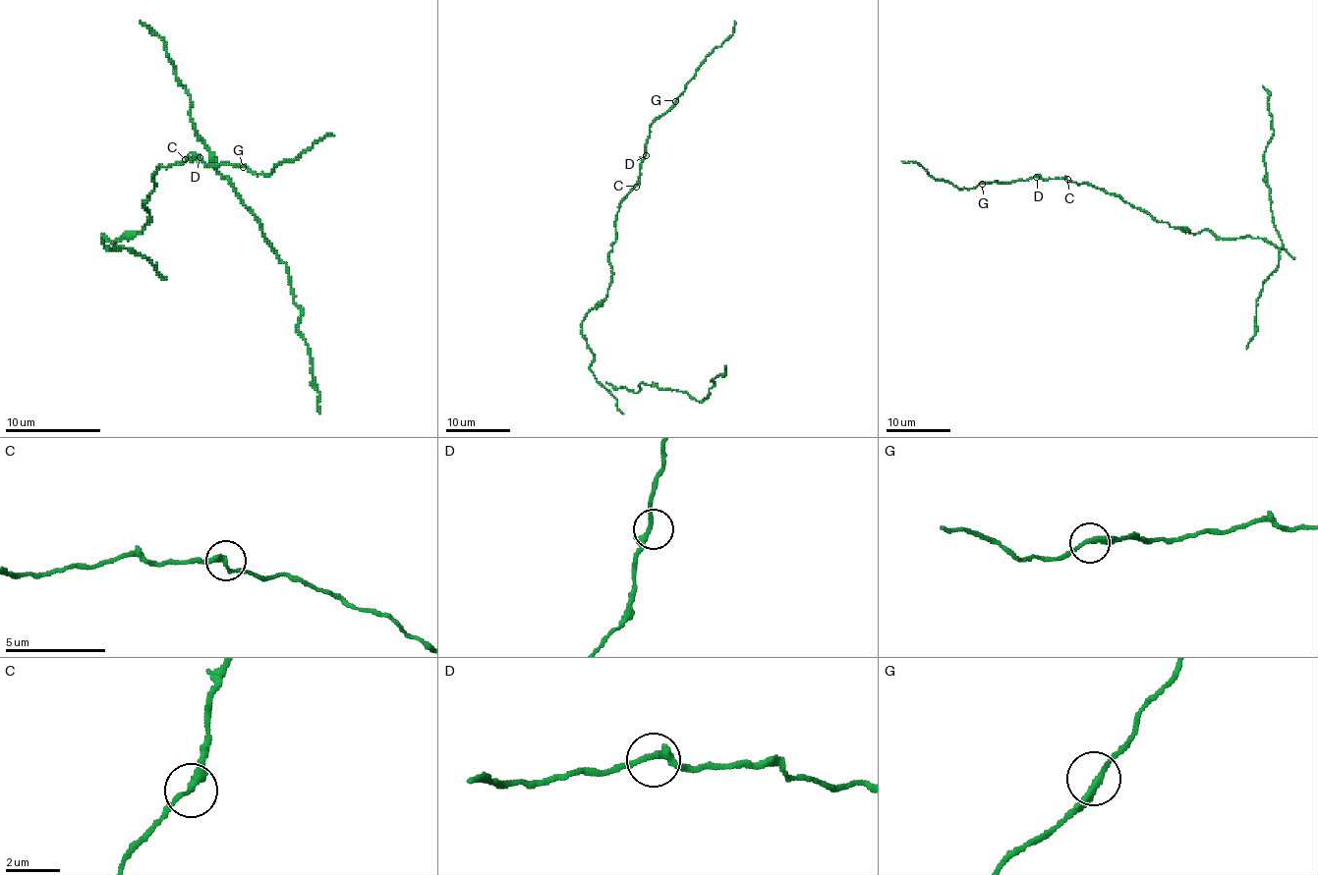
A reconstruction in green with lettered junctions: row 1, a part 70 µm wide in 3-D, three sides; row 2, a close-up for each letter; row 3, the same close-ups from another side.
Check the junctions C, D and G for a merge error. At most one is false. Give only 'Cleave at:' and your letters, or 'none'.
Cleave at: none

